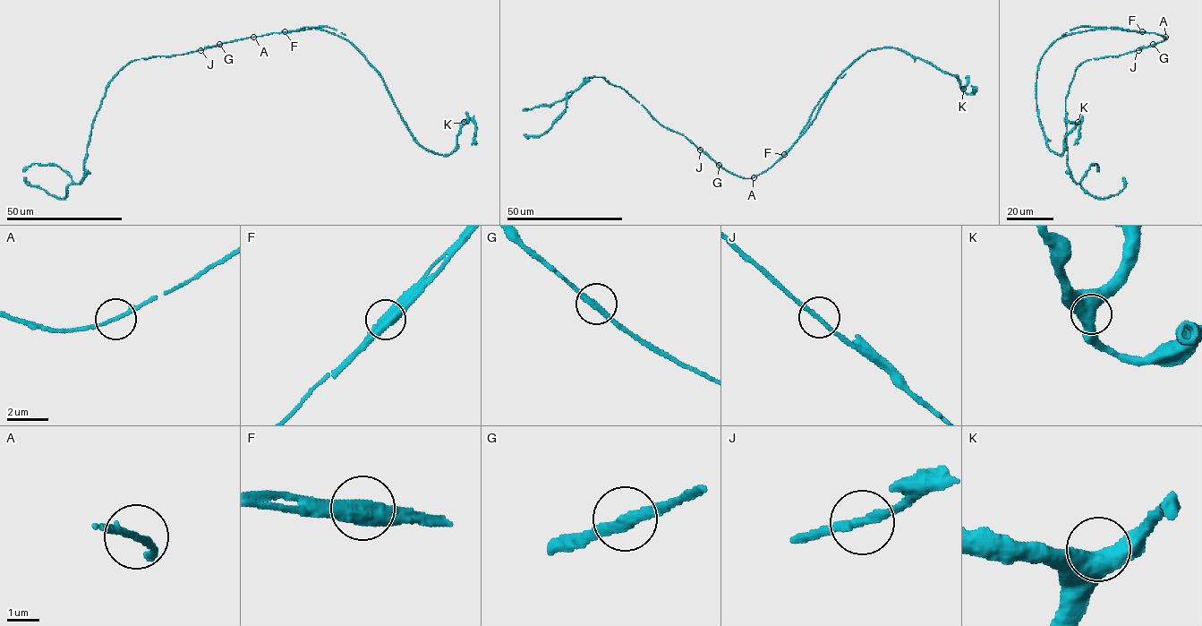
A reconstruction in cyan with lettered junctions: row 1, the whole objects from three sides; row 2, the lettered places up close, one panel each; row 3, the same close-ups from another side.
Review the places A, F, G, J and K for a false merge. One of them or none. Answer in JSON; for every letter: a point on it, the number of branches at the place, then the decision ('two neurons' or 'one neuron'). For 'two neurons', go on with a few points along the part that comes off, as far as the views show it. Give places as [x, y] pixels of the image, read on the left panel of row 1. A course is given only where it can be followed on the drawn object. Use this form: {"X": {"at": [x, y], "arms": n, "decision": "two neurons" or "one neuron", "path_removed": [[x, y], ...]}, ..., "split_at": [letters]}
{"A": {"at": [253, 37], "arms": 2, "decision": "one neuron"}, "F": {"at": [285, 31], "arms": 2, "decision": "two neurons", "path_removed": [[285, 31], [130, 62], [106, 89], [84, 177], [58, 199], [24, 176]]}, "G": {"at": [219, 44], "arms": 2, "decision": "one neuron"}, "J": {"at": [200, 50], "arms": 2, "decision": "one neuron"}, "K": {"at": [464, 122], "arms": 2, "decision": "one neuron"}, "split_at": ["F"]}

